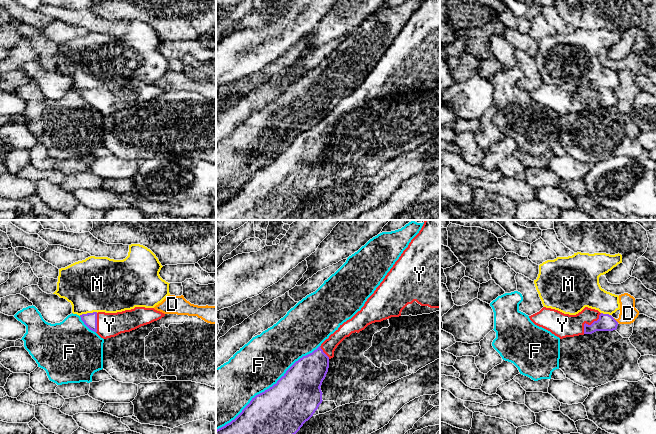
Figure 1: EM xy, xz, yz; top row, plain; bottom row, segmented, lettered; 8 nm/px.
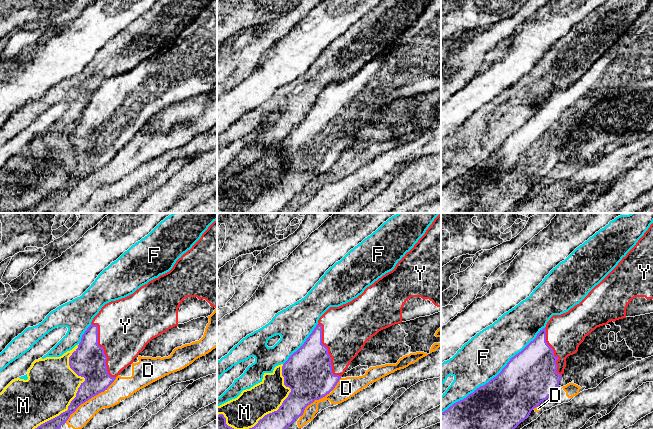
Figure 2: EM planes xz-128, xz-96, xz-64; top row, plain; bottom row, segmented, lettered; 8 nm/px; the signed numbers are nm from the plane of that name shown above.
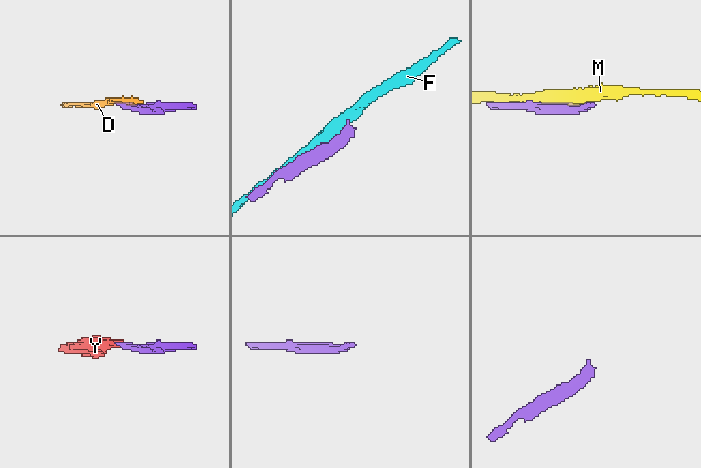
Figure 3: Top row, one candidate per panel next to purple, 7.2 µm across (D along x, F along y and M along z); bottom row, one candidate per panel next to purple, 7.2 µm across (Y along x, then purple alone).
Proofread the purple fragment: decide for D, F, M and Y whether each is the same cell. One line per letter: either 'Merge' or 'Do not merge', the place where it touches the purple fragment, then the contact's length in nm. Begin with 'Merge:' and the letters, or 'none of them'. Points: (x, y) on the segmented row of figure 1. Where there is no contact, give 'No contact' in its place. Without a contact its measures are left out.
Merge: Y
D: Do not merge. Touches purple at yz (615, 320). Shared border 60 nm
F: Do not merge. Touches purple at xz (267, 389). Shared border 1100 nm
M: Do not merge. Touches purple at xy (88, 313). Shared border 150 nm
Y: Merge. Touches purple at yz (589, 325). Shared border 220 nm

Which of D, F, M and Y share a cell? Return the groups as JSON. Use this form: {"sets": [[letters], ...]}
{"sets": [["D"], ["F"], ["M"], ["Y"]]}

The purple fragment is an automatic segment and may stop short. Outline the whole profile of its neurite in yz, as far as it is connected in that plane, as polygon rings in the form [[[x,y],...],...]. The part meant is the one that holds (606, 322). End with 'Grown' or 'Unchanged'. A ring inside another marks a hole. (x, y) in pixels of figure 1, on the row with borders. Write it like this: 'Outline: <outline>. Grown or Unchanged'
Outline: [[[543,307],[529,318],[535,325],[550,331],[560,339],[592,334],[596,331],[613,331],[618,326],[618,322],[611,315],[588,307],[576,315]]]. Grown

